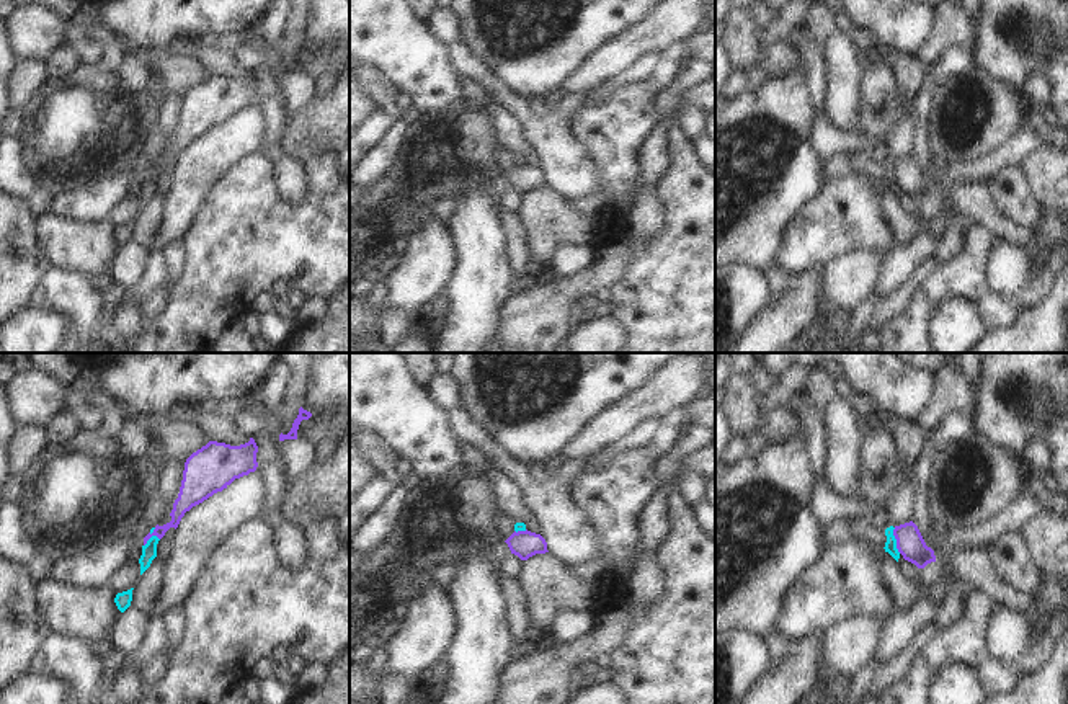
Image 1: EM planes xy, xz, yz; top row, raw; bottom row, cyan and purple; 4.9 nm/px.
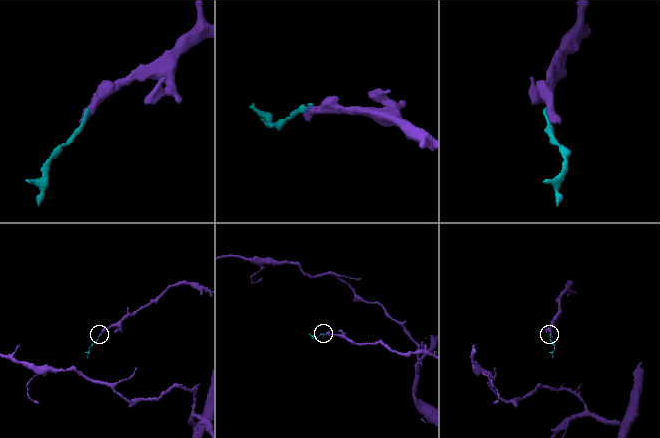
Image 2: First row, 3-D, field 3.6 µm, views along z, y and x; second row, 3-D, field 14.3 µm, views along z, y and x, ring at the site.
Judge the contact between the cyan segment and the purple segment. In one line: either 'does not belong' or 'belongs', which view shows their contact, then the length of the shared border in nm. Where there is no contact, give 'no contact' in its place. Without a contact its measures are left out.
does not belong | xy | 110 nm

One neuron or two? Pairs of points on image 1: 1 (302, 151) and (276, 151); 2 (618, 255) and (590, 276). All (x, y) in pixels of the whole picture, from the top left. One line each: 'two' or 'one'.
1: two
2: one

